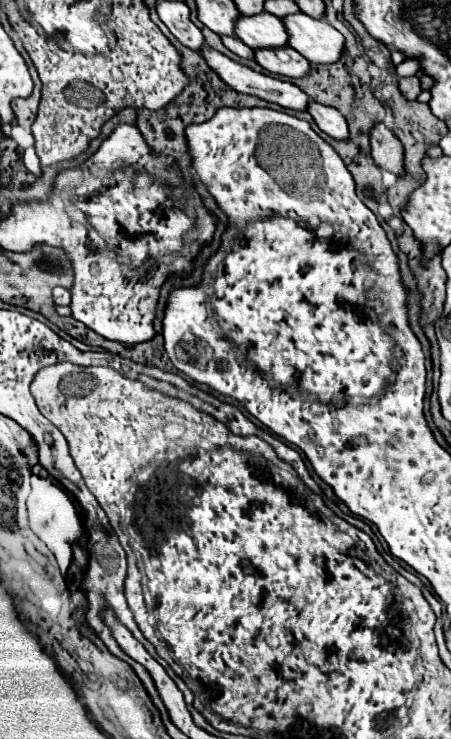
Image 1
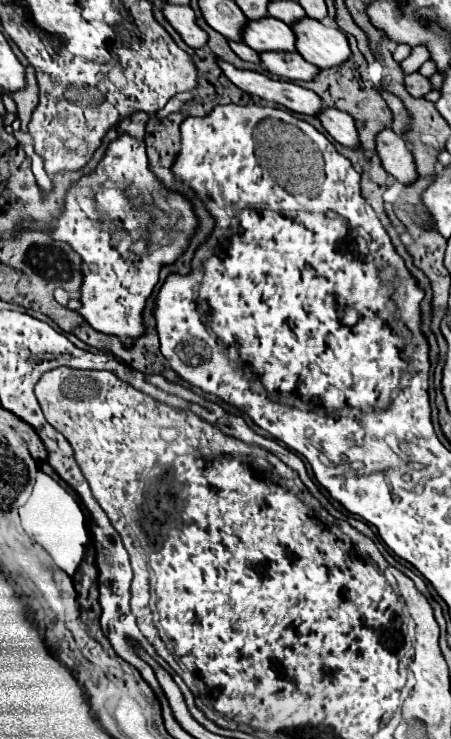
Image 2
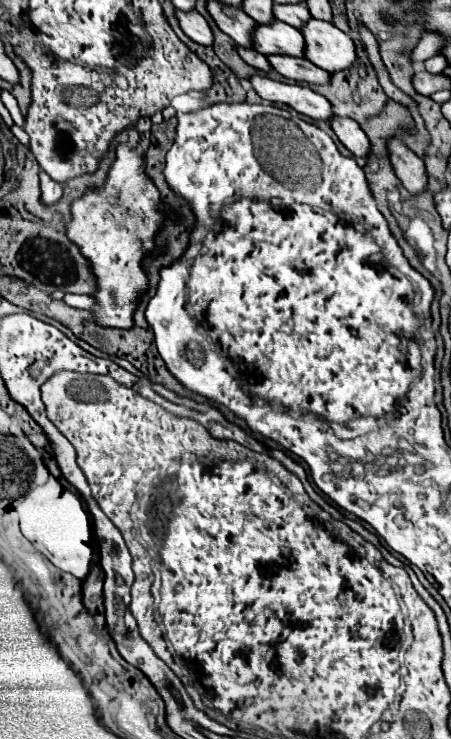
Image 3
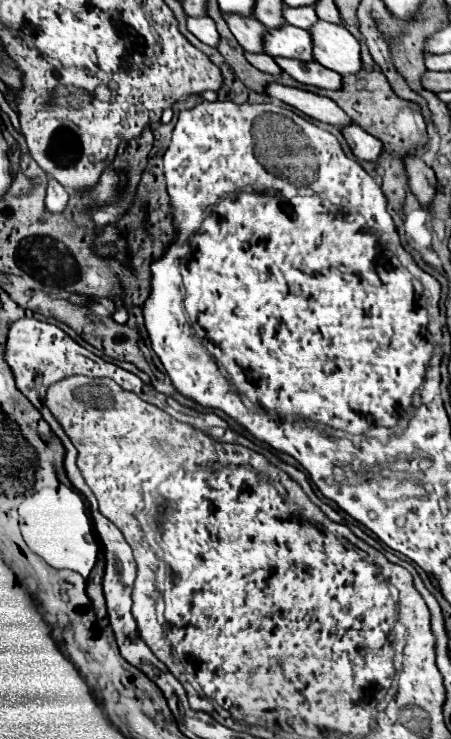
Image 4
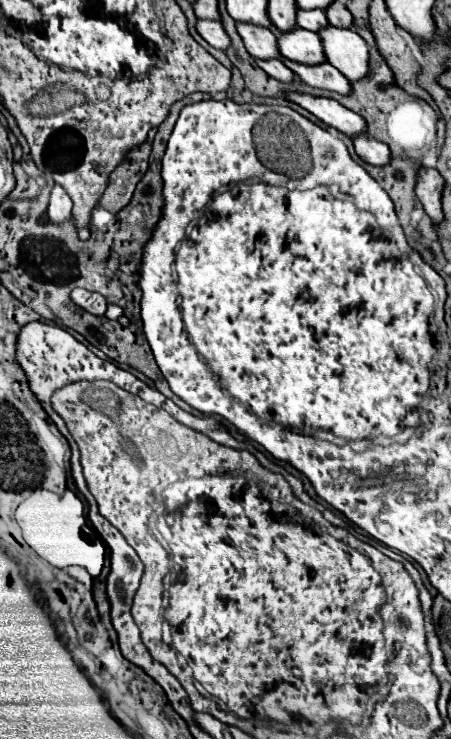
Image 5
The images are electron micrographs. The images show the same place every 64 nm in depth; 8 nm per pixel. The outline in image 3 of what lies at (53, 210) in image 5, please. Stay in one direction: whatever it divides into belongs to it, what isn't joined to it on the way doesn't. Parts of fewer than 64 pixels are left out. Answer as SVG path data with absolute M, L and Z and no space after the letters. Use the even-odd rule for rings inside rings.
M40 170L40 188L42 188L42 200L44 204L54 204L60 200L62 196L62 186L58 182L54 182L44 170Z

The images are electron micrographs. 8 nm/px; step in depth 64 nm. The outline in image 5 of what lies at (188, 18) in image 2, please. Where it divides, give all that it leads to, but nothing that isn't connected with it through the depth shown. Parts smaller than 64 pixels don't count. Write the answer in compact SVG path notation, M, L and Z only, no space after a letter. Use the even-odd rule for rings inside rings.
M198 20L196 30L214 48L226 50L230 46L230 38L228 38L228 34L224 32L224 28L218 20Z

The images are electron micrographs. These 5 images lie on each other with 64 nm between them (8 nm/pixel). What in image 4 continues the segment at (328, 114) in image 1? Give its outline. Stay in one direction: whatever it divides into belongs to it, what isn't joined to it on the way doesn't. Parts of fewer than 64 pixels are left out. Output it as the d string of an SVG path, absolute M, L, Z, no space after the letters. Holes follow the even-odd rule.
M348 124L344 130L340 128L340 132L346 138L346 142L348 142L348 146L356 158L376 160L376 156L380 156L380 152L382 152L380 140L376 140L374 136L364 132L358 124Z

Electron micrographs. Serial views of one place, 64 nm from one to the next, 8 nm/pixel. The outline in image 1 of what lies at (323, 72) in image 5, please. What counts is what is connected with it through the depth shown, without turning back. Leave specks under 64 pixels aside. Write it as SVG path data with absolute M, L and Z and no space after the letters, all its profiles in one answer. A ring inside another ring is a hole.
M260 48L254 52L256 62L270 74L300 78L310 72L310 62L304 60L294 48Z

